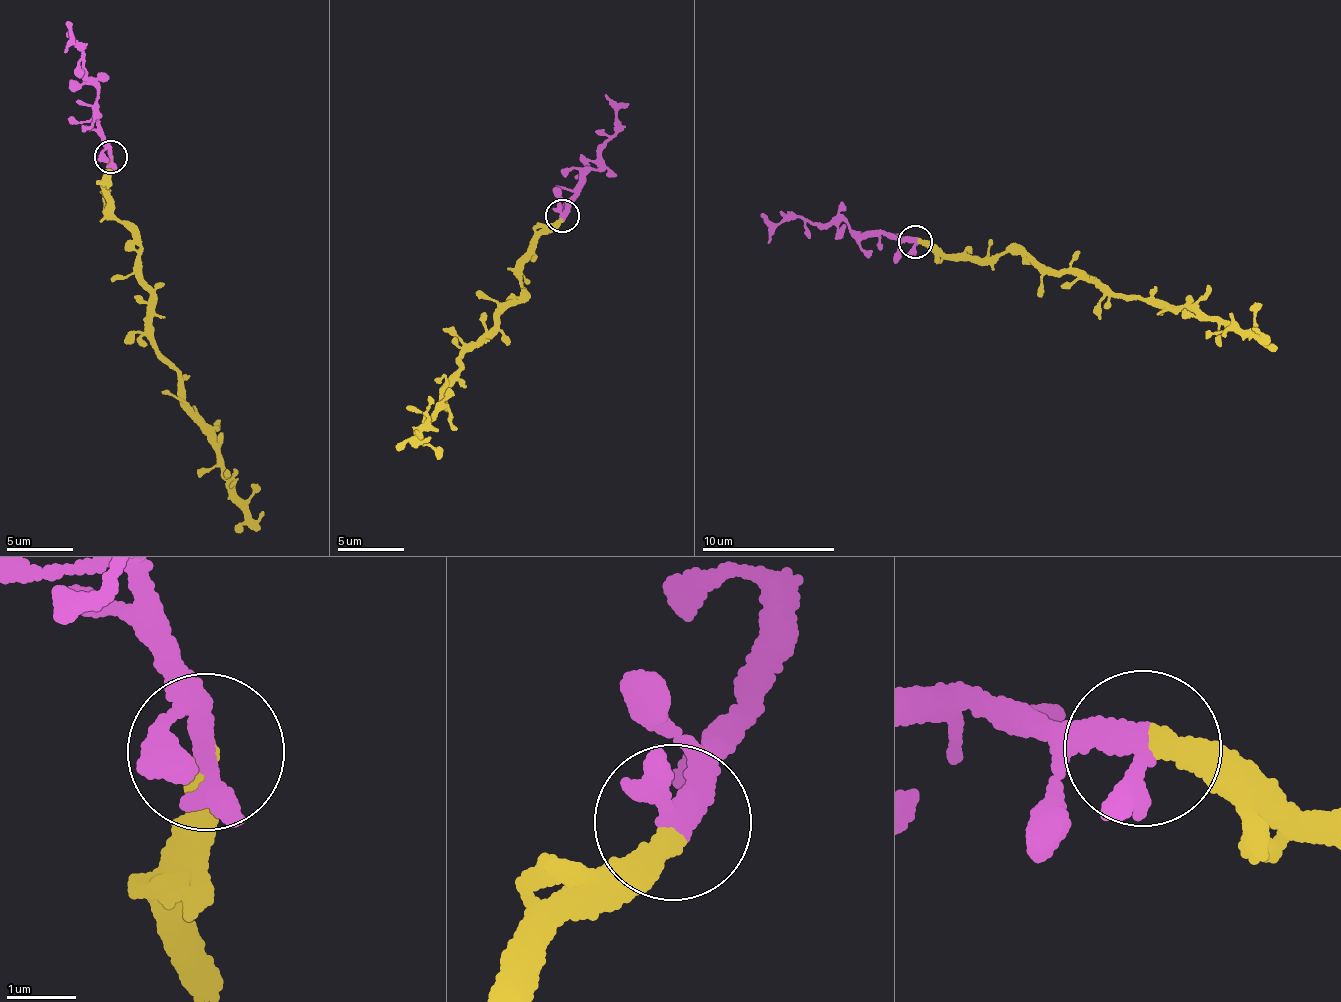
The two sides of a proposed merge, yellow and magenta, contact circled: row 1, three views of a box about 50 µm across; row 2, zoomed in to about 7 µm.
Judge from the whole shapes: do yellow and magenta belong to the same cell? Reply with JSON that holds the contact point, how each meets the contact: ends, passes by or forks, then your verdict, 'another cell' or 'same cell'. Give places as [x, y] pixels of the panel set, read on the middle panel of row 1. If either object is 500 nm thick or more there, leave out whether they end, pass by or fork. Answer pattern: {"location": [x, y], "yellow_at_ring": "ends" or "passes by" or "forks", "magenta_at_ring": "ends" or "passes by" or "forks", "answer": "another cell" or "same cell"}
{"location": [562, 216], "yellow_at_ring": "ends", "magenta_at_ring": "passes by", "answer": "same cell"}

